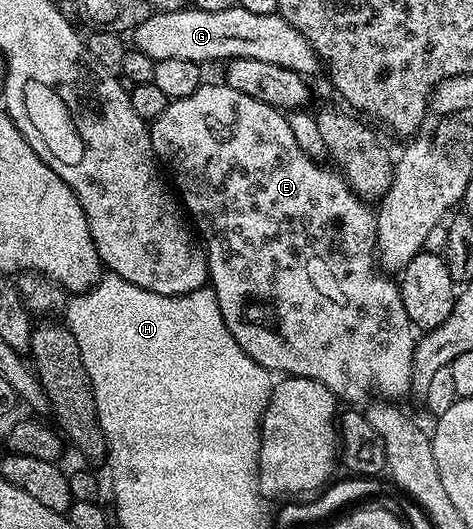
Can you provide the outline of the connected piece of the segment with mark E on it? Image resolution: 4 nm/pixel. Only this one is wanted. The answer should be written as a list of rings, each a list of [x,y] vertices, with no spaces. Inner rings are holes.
[[[204,83],[194,91],[194,95],[186,95],[186,99],[169,100],[166,111],[162,111],[162,115],[158,115],[158,119],[151,122],[150,132],[157,162],[163,163],[166,169],[168,164],[168,169],[172,172],[171,184],[174,189],[176,184],[175,192],[187,216],[195,232],[199,236],[200,233],[204,236],[202,248],[208,259],[210,286],[222,311],[222,319],[230,335],[234,335],[238,347],[242,347],[242,351],[246,351],[246,355],[250,355],[254,363],[258,363],[273,374],[309,377],[321,381],[341,402],[364,400],[367,402],[375,389],[384,399],[409,396],[412,393],[412,356],[416,350],[418,337],[414,332],[410,315],[406,315],[406,307],[402,307],[399,284],[387,272],[378,268],[376,214],[372,209],[367,209],[369,206],[353,193],[335,168],[327,169],[324,163],[312,160],[305,151],[302,151],[294,139],[287,116],[266,103],[250,99],[250,95],[242,95],[242,91],[234,91],[229,85]]]

